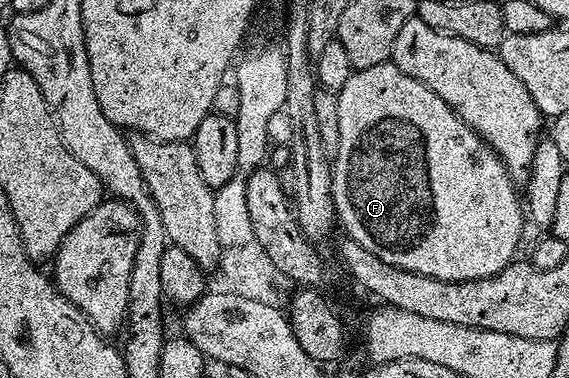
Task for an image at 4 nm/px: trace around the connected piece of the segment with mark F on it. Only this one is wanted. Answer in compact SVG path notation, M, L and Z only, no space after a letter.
M391 61L372 65L372 69L354 70L352 77L348 77L348 81L344 84L344 89L340 89L336 94L340 109L340 141L336 148L338 156L335 154L332 159L334 213L337 222L346 230L343 232L349 238L360 241L364 249L376 253L380 261L396 265L396 269L404 269L408 273L420 273L424 277L436 277L449 283L487 279L515 262L517 255L514 254L517 253L518 242L522 239L522 223L524 227L524 203L520 198L519 188L510 178L501 157L445 101L436 97L436 93L432 93L428 85L408 77L408 73L404 73Z

